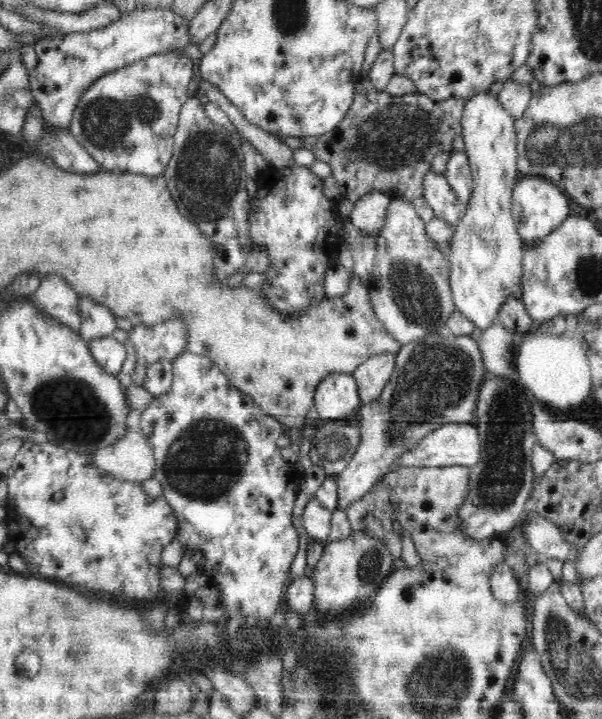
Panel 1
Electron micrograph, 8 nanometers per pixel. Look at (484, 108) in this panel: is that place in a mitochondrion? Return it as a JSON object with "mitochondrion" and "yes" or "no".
{"mitochondrion":"no"}

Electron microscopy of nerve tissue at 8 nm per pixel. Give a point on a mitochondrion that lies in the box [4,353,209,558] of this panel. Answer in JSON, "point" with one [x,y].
{"point":[71,409]}

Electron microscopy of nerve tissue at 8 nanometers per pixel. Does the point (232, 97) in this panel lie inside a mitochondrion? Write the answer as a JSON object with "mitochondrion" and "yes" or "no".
{"mitochondrion":"no"}

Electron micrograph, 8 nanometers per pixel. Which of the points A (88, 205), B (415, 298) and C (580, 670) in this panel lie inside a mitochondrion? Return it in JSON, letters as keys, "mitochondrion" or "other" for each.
{"A":"other","B":"mitochondrion","C":"mitochondrion"}

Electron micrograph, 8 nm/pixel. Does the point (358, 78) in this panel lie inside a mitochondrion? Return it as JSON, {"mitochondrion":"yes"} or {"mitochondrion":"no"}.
{"mitochondrion":"no"}

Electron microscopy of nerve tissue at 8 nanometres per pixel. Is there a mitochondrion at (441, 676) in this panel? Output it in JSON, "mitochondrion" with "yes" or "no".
{"mitochondrion":"yes"}

